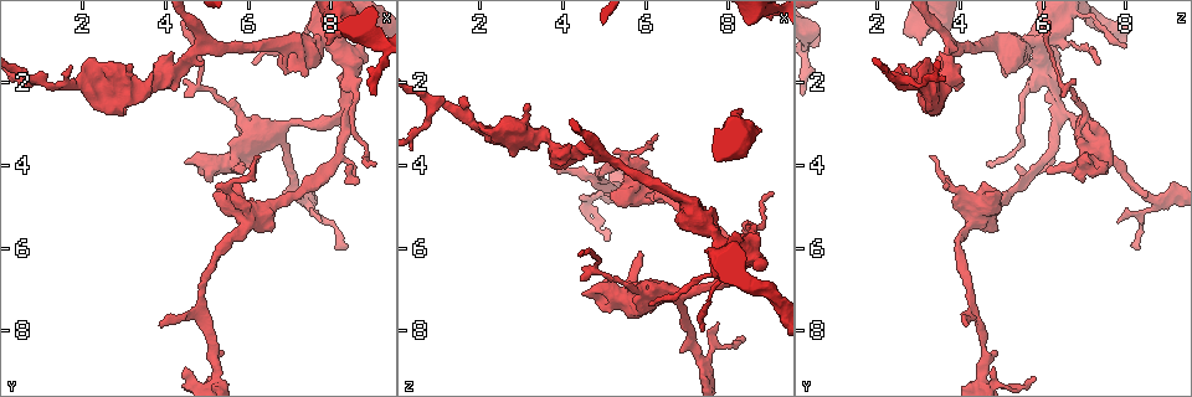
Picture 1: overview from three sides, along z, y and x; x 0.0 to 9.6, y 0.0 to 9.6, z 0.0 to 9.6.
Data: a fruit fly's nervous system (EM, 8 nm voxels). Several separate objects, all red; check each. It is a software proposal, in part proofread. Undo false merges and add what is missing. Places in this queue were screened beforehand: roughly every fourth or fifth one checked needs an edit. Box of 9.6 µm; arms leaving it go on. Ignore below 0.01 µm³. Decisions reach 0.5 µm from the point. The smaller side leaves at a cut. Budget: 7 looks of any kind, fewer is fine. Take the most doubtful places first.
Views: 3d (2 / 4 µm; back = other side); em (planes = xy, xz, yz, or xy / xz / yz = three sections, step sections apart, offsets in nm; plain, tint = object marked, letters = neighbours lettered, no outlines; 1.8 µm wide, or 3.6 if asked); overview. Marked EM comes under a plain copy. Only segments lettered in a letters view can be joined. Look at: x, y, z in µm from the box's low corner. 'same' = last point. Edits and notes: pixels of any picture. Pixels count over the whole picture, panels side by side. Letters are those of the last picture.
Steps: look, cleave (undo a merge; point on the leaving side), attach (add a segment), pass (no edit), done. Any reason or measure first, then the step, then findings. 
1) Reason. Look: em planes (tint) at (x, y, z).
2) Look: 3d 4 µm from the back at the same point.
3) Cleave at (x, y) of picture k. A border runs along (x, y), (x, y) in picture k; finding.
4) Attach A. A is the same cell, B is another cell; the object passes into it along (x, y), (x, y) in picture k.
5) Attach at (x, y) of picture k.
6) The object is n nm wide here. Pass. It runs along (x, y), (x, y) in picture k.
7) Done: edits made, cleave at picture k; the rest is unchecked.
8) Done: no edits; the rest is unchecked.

Thin arm on a thick one. Look: 3d 2 µm at (6.05, 5.30, 4.45).

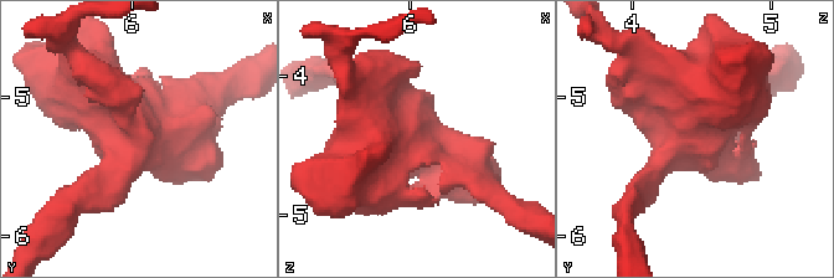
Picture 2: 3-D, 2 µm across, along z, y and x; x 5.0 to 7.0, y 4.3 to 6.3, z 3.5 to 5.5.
Look: em planes (tint) at (6.04, 5.30, 4.40).

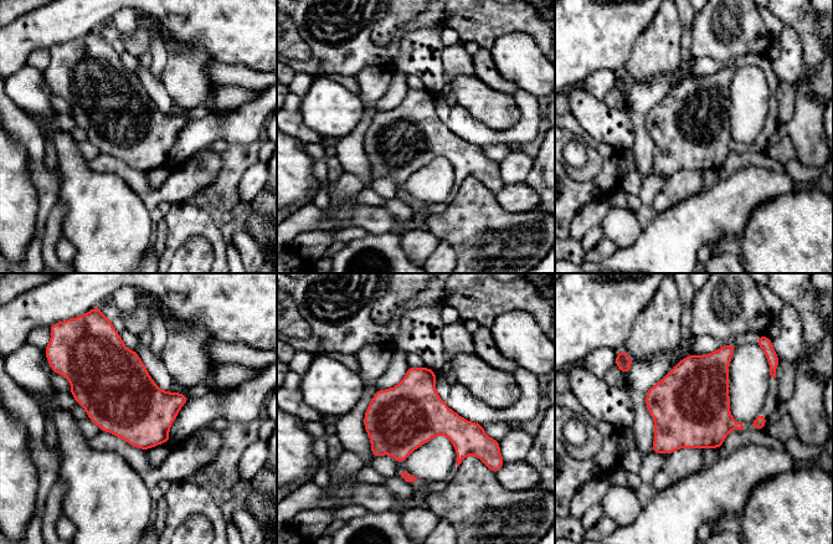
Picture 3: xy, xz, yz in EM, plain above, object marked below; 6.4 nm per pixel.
Look: em planes (letters) at the same point.

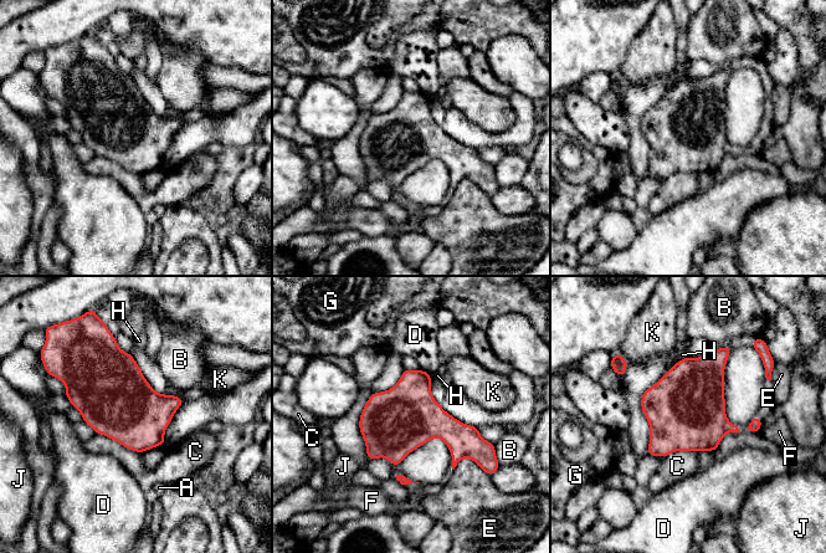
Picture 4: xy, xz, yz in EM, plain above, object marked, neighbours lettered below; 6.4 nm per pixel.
The longest contact is with C, 320 nm. Pass. A, B, C, D, E, F, G, H, J and K are other cells; one neuron here.

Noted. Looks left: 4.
Sudden change in width. Look: 3d 2 µm at (5.80, 3.05, 7.20).

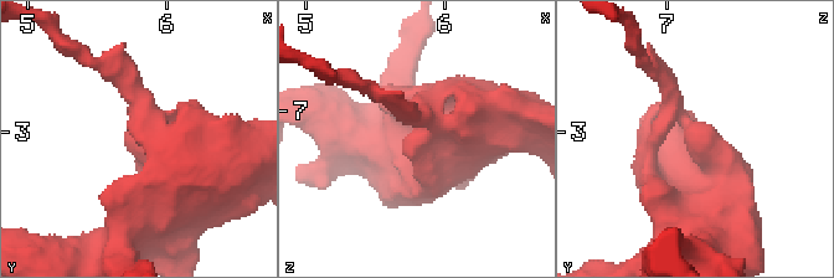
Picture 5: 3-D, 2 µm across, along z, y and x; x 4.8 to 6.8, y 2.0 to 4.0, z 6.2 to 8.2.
Shape alone is not enough. Look: em planes (letters) at (5.82, 3.00, 7.14).

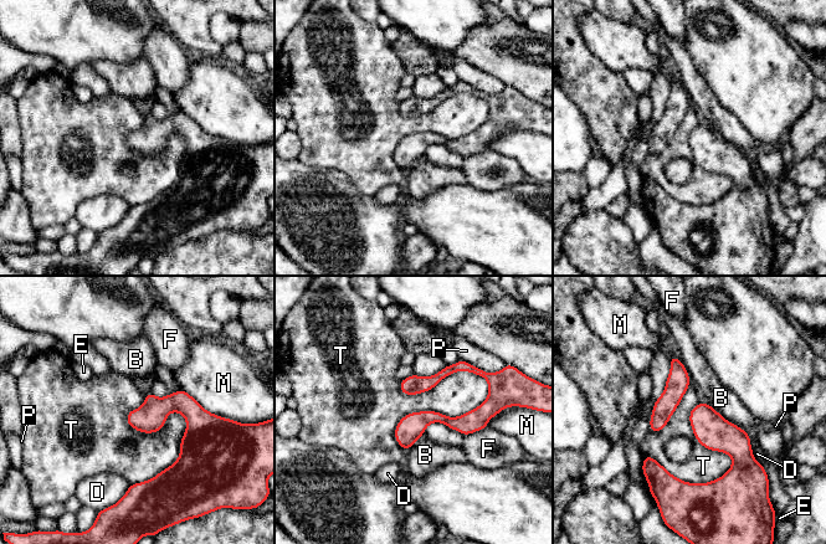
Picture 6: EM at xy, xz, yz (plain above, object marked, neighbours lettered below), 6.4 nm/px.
The longest contact is with T, 700 nm. Pass. B, D, E, F, M, P and T are other cells; it runs along (210, 421), (169, 476), (132, 489) in picture 6; one neuron here.

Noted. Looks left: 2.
Branch stops here. Look: em yz step 16 (letters) at (3.05, 2.70, 3.40).

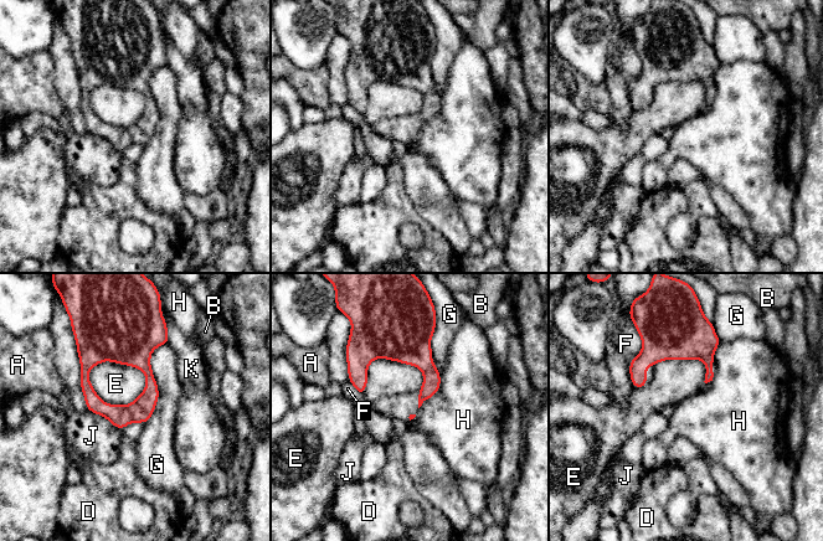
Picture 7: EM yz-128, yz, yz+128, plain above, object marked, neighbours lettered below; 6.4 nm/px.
Pass. A, B, D, E, F, G, H, J and K are other cells; none of them fits.

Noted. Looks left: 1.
Done: no edits; the rest is unchecked.

